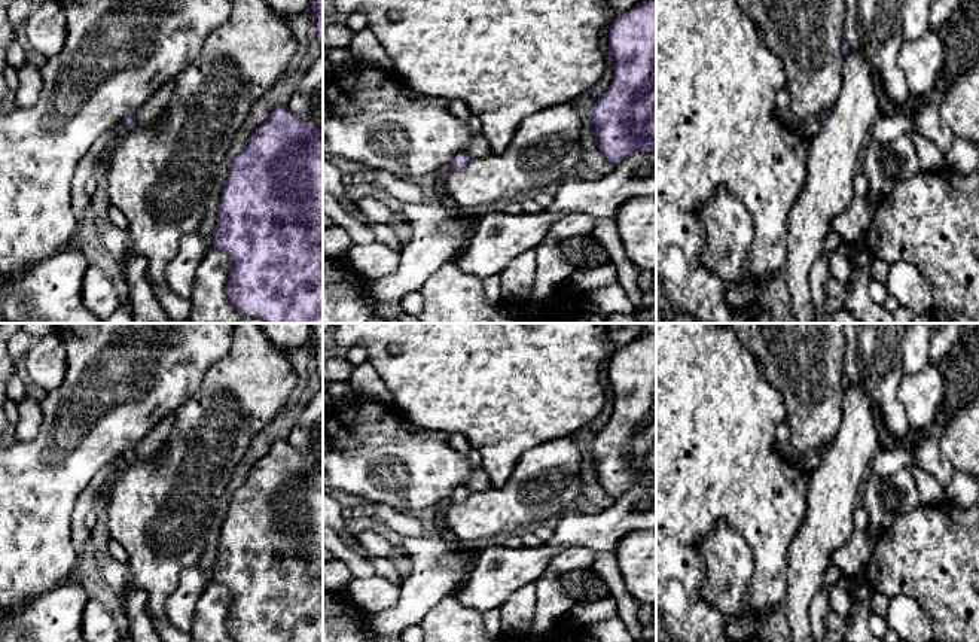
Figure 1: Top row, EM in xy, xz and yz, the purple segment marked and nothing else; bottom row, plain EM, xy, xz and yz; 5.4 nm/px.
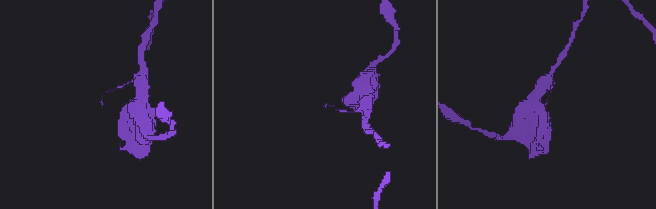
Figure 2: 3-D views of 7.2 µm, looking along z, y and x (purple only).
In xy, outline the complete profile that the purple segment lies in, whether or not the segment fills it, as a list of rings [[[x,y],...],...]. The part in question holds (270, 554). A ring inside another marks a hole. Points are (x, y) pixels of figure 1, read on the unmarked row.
[[[278,439],[251,465],[244,484],[234,490],[220,527],[213,581],[231,591],[226,629],[235,642],[323,642],[323,465],[317,459],[301,454],[287,439]]]

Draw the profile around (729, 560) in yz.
[[[731,520],[716,521],[714,530],[701,541],[701,554],[707,565],[704,597],[731,620],[745,617],[745,594],[754,572],[754,559]]]

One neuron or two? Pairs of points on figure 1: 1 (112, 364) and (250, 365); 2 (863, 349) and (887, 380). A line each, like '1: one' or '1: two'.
1: two
2: one

